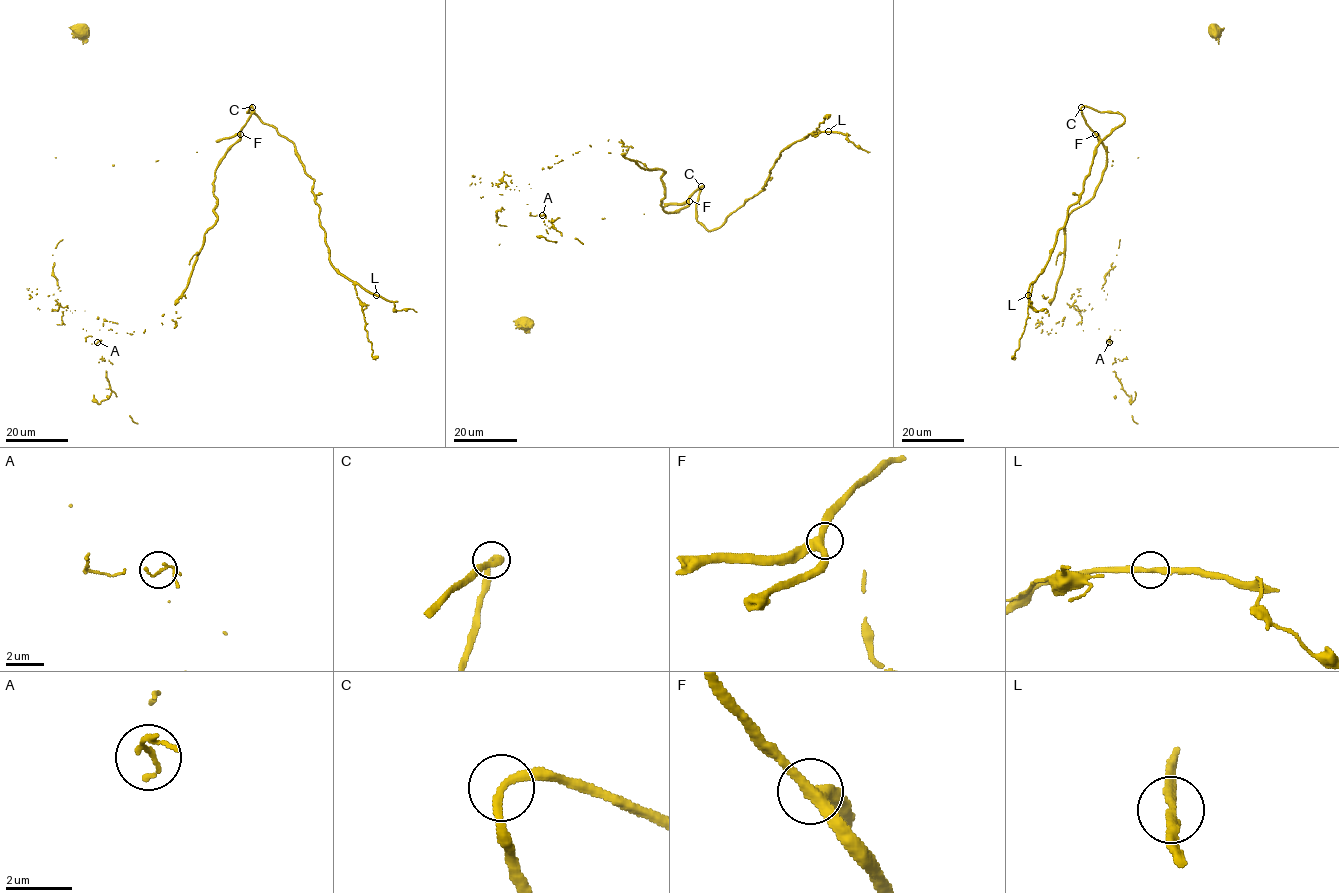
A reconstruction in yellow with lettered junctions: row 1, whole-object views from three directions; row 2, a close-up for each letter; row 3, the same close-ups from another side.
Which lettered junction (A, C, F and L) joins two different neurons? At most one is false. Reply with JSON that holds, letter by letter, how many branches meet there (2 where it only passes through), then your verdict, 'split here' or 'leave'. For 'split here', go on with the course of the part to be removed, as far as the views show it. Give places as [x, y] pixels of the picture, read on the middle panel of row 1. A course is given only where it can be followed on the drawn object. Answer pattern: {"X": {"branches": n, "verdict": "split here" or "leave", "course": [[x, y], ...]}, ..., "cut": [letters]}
{"A": {"branches": 2, "verdict": "leave"}, "C": {"branches": 2, "verdict": "leave"}, "F": {"branches": 3, "verdict": "leave"}, "L": {"branches": 2, "verdict": "leave"}, "cut": []}

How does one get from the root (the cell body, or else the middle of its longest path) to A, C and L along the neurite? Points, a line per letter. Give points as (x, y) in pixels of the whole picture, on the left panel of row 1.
A: (80, 30), (55, 158), (156, 162), (240, 136), (176, 322), (130, 334), (97, 318), (83, 329), (97, 342)
C: (80, 30), (83, 27), (85, 40), (55, 158), (114, 165), (196, 152), (237, 134), (252, 107)
L: (80, 30), (55, 158), (196, 152), (237, 134), (252, 106), (313, 180), (331, 264), (376, 295)

